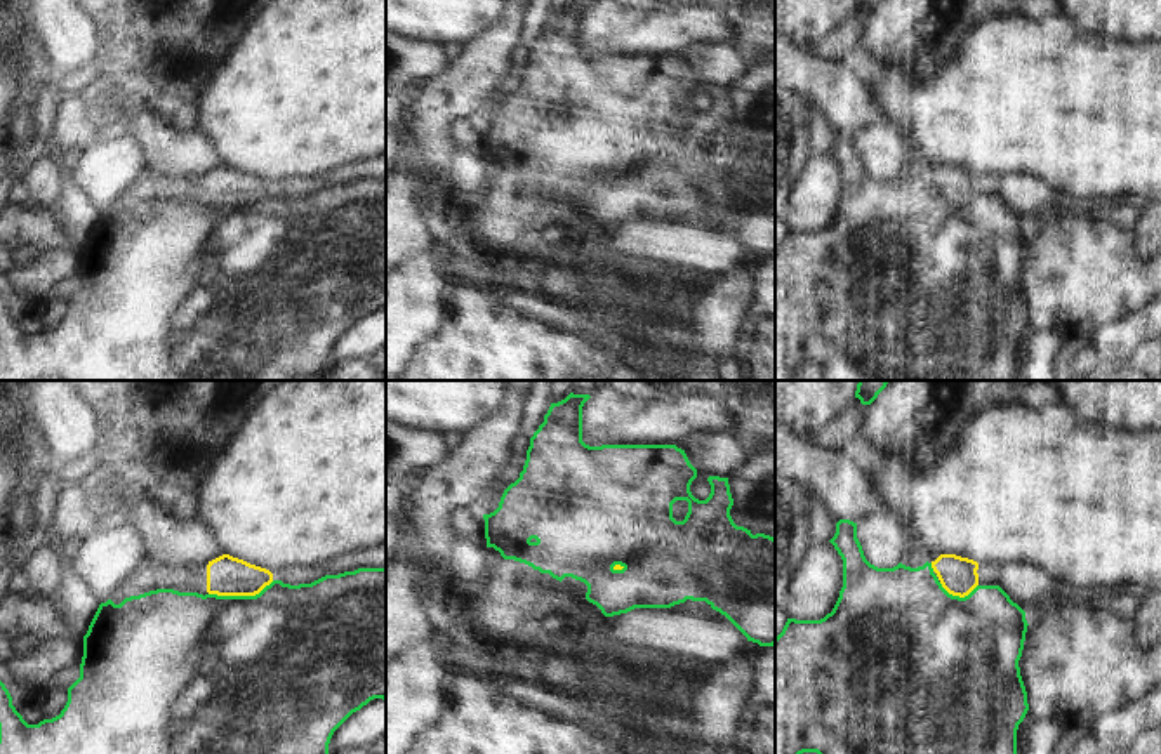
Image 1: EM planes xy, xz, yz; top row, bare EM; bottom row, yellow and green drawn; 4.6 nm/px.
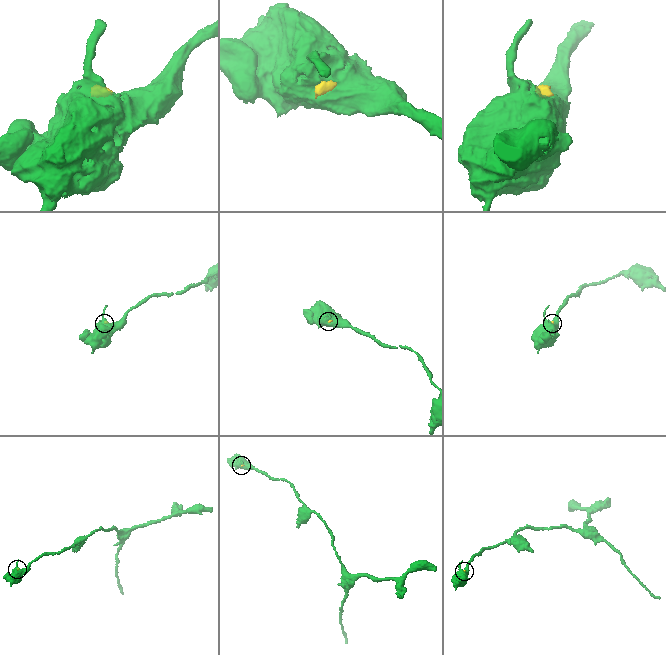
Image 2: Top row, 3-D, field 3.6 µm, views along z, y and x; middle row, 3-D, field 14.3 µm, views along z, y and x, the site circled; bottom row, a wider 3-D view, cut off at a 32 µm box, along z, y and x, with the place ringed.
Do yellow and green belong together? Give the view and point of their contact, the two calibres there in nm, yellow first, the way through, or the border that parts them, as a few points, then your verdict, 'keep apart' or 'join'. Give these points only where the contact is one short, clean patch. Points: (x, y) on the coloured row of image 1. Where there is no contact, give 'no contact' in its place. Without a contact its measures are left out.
contact xy (240, 595); calibres 190 and 500 nm; border xy (273, 581), (254, 595), (209, 595); keep apart

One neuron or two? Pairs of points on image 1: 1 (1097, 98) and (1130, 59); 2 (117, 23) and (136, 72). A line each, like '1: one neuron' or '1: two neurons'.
1: one neuron
2: one neuron

